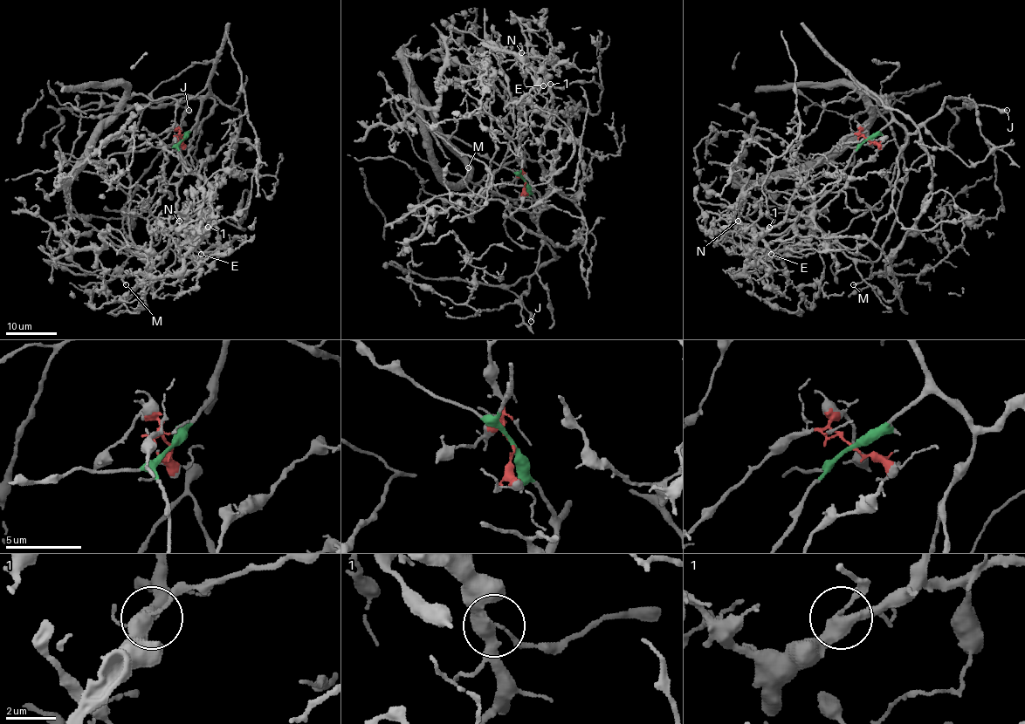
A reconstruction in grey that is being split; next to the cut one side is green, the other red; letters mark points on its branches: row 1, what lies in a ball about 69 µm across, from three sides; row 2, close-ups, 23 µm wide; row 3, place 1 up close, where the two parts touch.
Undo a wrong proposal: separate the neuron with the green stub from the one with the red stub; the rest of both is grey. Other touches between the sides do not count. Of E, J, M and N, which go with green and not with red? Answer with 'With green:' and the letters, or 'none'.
With green: J, M

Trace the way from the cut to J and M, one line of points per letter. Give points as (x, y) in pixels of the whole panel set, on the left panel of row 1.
J: (182, 140), (196, 122), (195, 133), (214, 108), (214, 100), (181, 98), (166, 104), (177, 104), (189, 111)
M: (182, 140), (211, 95), (239, 112), (227, 174), (171, 237), (158, 262), (129, 273), (121, 279), (125, 284)

